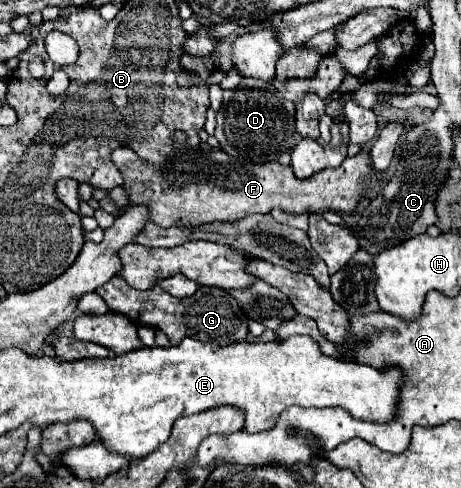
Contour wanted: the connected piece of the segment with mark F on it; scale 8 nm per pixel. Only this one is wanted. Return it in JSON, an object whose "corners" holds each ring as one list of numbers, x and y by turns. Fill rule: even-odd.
{"corners":[[123,146,113,150,113,164,123,174,123,188,127,192,127,206,115,204,111,198,99,200,99,206,117,216,129,206,147,206,149,220,161,228,193,226,207,222,233,222,249,214,269,214,273,208,281,208,287,214,303,212,351,212,363,198,363,192,381,182,381,176,373,170,367,150,353,158,345,158,341,166,327,168,313,174,307,180,299,180,291,166,279,162,251,164,241,162,215,148,205,152,201,148,175,150,161,166,147,164,131,148]]}

